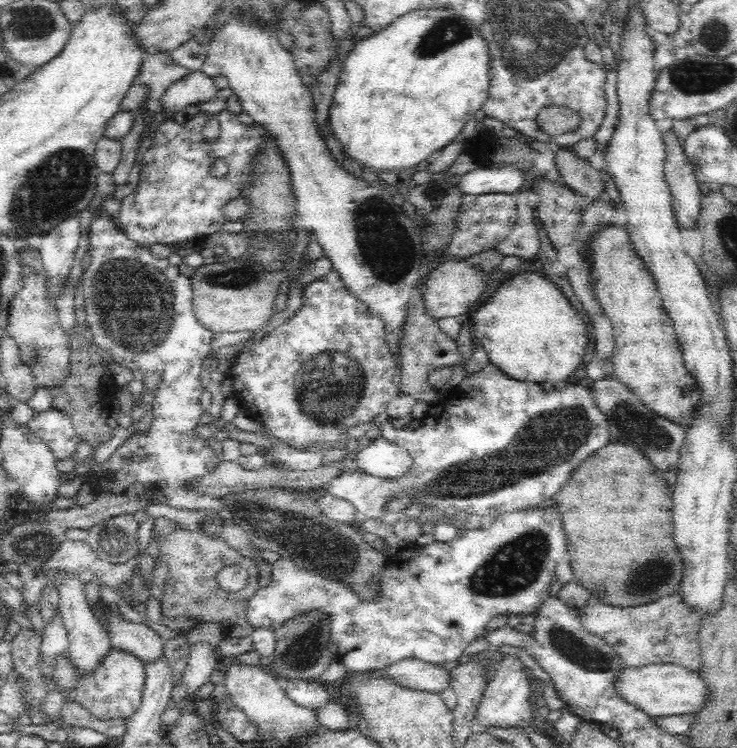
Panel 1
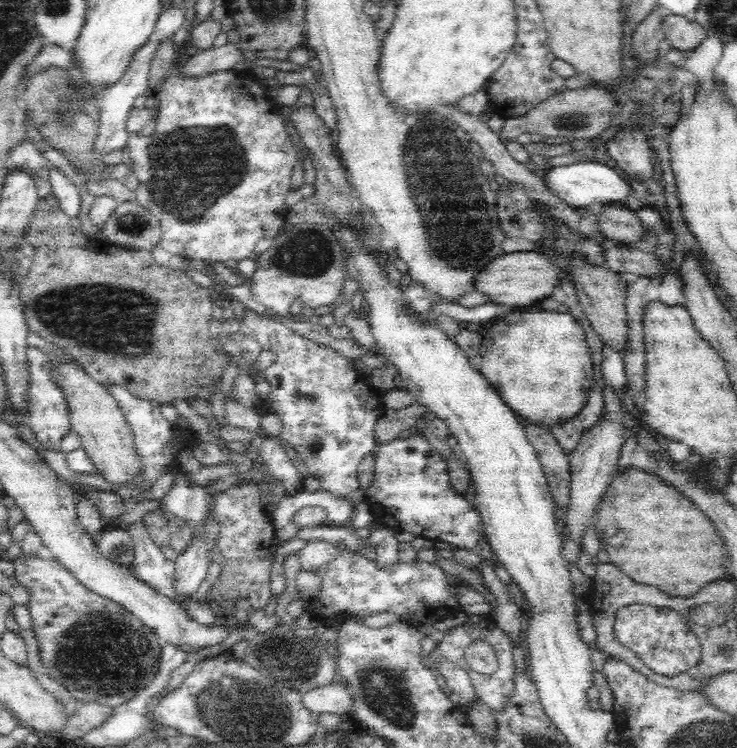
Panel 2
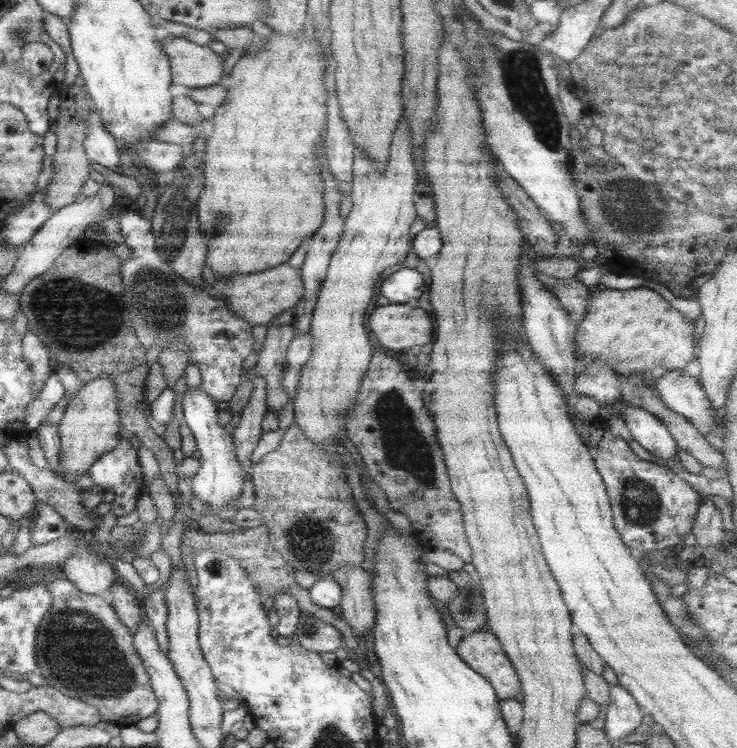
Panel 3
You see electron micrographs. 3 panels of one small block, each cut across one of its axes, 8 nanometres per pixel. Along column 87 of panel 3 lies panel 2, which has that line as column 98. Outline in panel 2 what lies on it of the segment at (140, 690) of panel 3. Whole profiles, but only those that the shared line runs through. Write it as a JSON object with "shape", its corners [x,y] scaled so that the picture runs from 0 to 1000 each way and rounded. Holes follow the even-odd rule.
{"shape":[[[60,737],[56,738],[56,741],[50,741],[49,745],[33,742],[33,739],[30,739],[18,749],[18,755],[20,759],[22,775],[27,782],[35,785],[38,793],[41,793],[41,805],[38,805],[34,811],[35,816],[38,816],[38,821],[42,824],[42,840],[50,852],[57,889],[62,900],[65,900],[72,909],[84,914],[84,917],[95,925],[99,937],[103,937],[106,941],[130,939],[132,941],[155,947],[176,937],[187,925],[193,924],[193,920],[198,920],[210,906],[209,904],[212,904],[218,882],[218,858],[212,852],[208,842],[197,837],[193,830],[179,824],[178,818],[171,816],[171,811],[163,811],[161,807],[156,805],[141,802],[136,795],[130,795],[128,791],[119,789],[103,771],[98,770],[98,766],[95,766],[87,755],[81,754],[75,747],[68,747],[68,743]]]}

